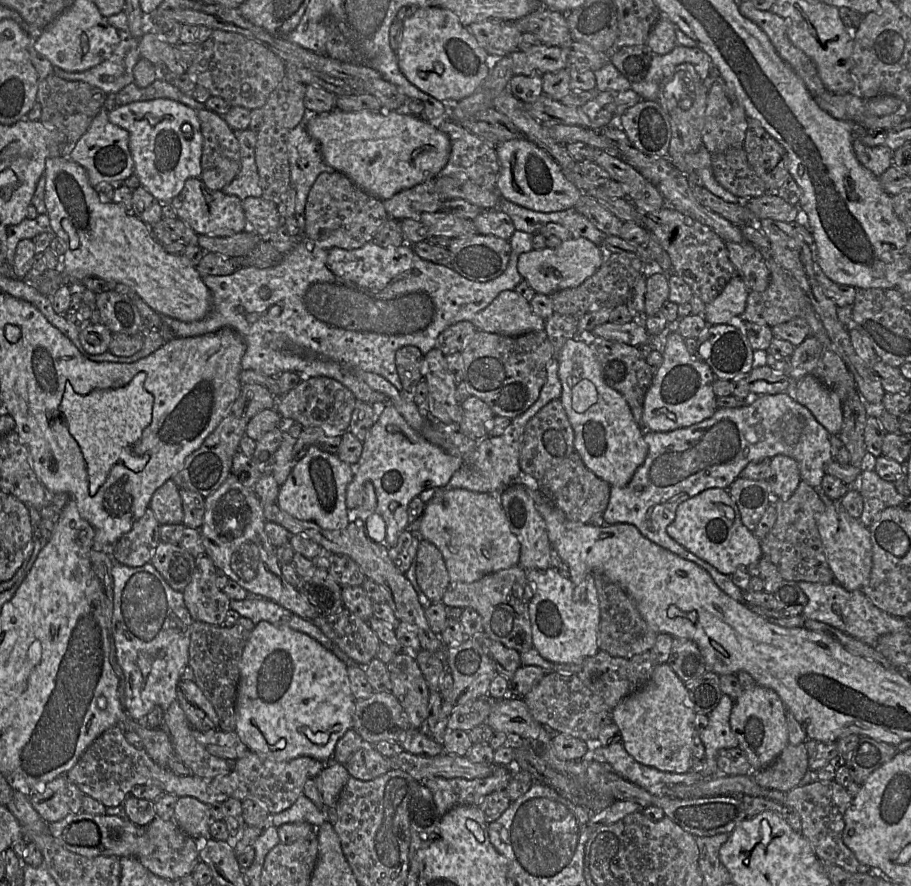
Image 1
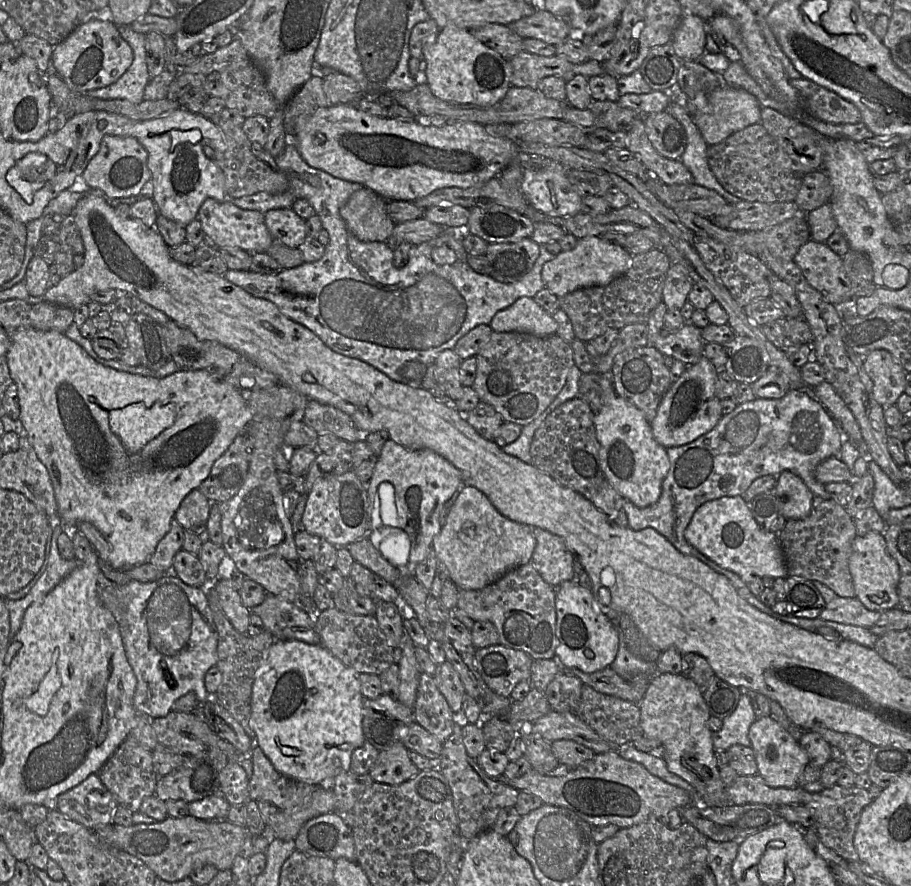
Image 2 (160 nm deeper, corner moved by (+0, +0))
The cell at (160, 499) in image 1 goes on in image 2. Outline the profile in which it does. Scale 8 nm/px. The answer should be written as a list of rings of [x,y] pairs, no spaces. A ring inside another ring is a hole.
[[[192,490],[181,502],[174,521],[185,531],[194,531],[205,525],[209,517],[211,502],[198,490]]]

